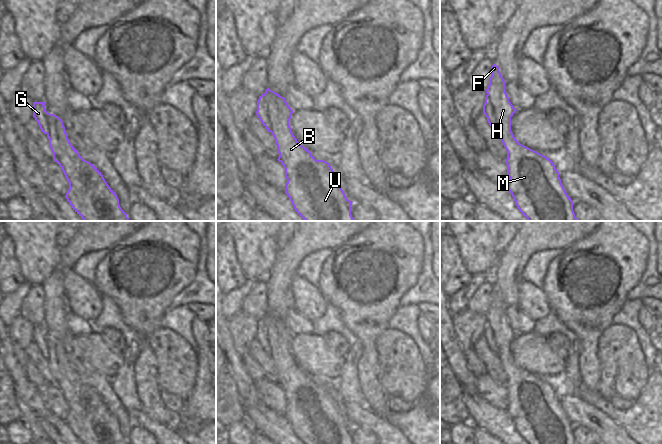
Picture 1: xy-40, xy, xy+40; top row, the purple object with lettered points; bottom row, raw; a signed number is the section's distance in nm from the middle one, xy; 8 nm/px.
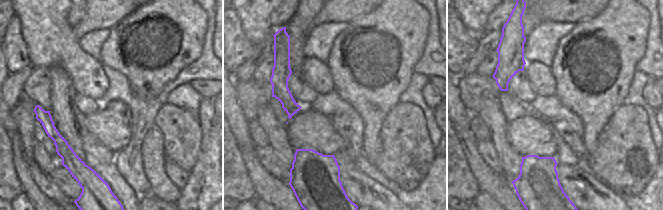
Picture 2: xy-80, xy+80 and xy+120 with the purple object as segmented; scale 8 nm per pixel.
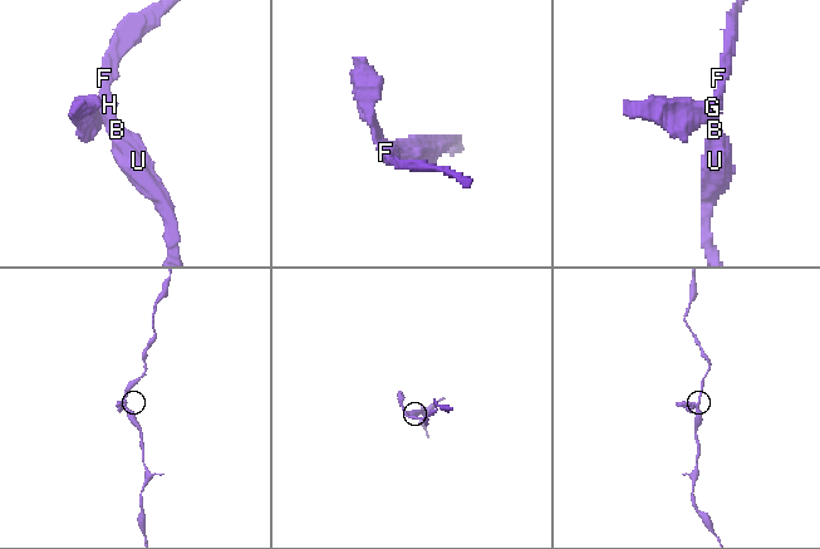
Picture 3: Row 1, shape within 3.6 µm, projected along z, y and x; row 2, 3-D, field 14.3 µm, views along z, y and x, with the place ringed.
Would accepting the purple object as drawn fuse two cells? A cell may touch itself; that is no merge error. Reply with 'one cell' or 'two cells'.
two cells

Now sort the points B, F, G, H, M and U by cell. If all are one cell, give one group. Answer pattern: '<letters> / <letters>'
B F H M U / G

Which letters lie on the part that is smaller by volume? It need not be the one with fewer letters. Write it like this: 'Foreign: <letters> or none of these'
Foreign: G

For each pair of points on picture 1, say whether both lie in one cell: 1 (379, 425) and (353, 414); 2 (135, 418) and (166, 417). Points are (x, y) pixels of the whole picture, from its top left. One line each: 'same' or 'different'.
1: same
2: different

